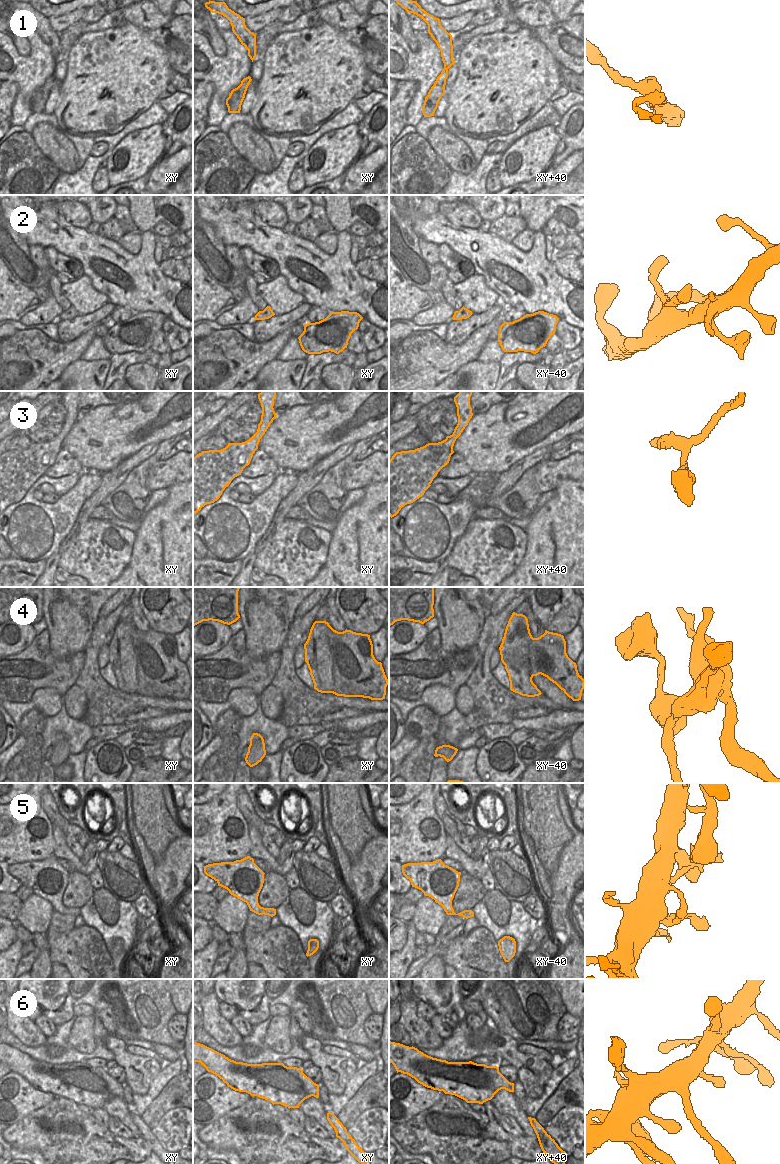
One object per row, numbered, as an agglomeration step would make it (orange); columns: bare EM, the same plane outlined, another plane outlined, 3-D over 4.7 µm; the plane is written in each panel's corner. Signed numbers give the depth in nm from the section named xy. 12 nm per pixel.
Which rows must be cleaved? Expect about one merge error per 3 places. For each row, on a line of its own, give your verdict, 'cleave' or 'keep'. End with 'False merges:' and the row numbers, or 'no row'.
1: cleave
2: keep
3: keep
4: cleave
5: keep
6: keep
False merges: 1, 4

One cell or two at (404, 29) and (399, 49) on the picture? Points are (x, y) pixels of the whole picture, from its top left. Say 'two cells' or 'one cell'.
two cells

